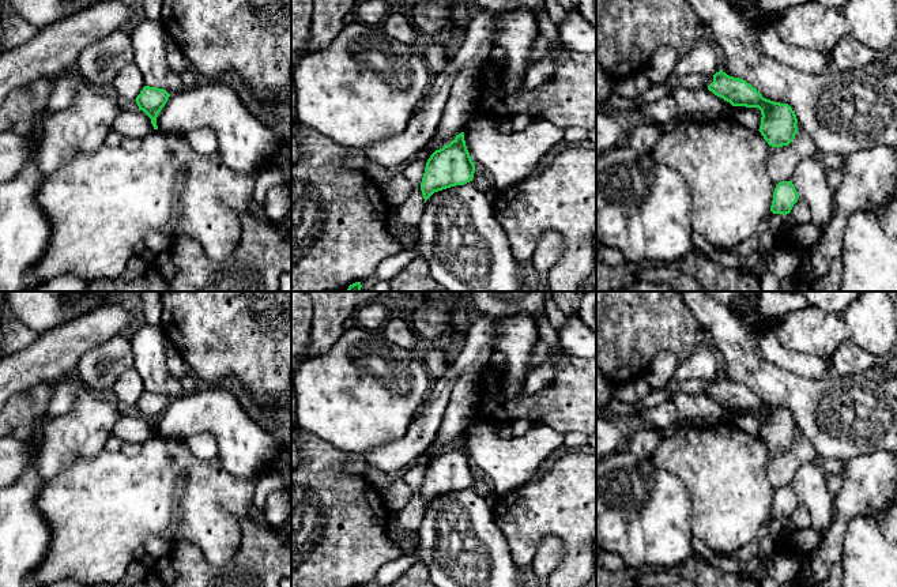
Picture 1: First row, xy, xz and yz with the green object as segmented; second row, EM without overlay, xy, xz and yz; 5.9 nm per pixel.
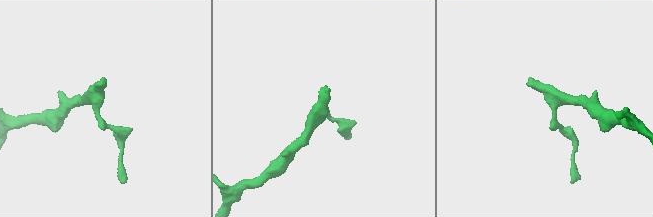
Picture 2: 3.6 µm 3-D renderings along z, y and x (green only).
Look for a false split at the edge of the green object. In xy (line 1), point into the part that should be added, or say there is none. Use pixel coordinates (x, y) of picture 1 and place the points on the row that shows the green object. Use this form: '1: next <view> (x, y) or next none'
1: next none

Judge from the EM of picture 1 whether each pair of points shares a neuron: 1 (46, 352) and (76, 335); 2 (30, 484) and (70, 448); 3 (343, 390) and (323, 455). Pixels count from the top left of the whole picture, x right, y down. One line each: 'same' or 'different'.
1: same
2: different
3: different

